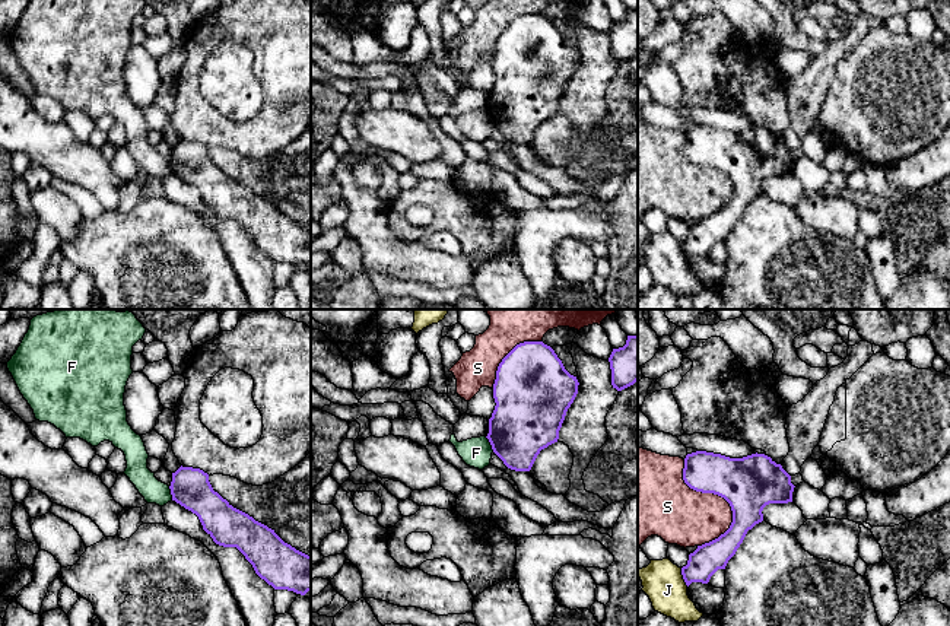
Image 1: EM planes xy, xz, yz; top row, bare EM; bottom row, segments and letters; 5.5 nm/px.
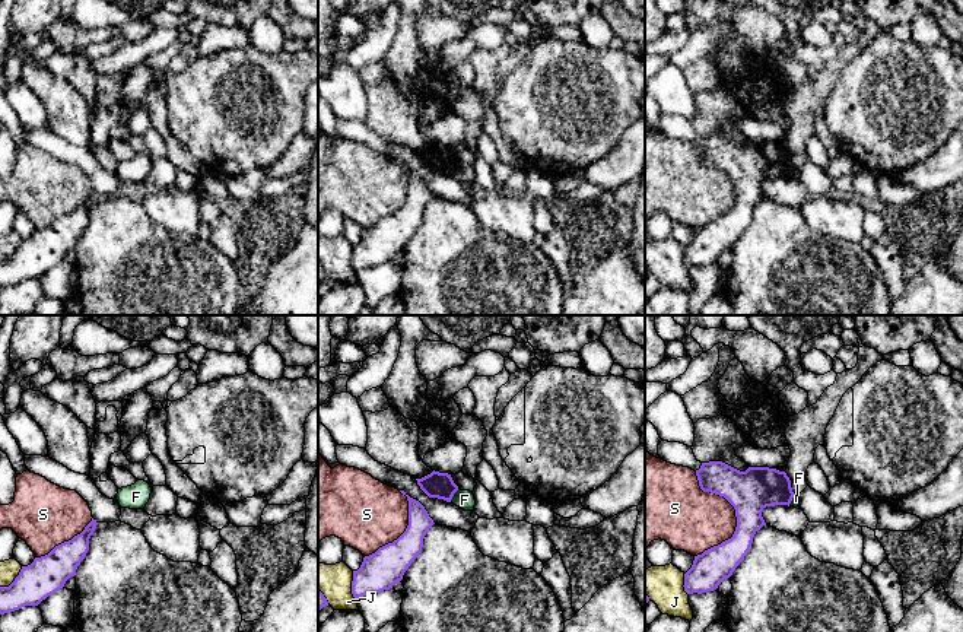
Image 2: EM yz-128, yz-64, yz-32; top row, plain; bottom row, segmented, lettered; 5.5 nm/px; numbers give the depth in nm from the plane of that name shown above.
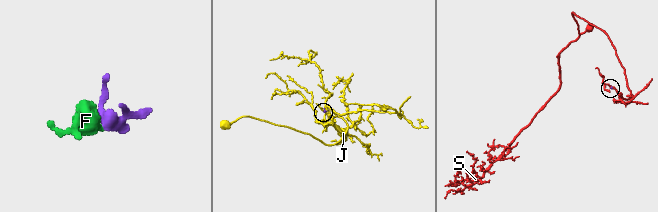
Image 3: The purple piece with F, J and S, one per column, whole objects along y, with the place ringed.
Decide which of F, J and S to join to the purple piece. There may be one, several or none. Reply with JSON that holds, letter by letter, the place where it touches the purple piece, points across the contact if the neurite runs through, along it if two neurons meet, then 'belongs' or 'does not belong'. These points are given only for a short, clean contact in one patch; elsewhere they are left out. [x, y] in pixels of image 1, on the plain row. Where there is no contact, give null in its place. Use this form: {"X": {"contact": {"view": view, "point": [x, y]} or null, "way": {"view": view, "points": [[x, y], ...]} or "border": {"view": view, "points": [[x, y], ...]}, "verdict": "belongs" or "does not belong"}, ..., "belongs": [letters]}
{"F": {"contact": {"view": "xz", "point": [491, 117]}, "border": {"view": "xz", "points": [[485, 110], [493, 124]]}, "verdict": "does not belong"}, "J": {"contact": {"view": "yz", "point": [683, 250]}, "verdict": "does not belong"}, "S": {"contact": {"view": "yz", "point": [721, 169]}, "verdict": "does not belong"}, "belongs": []}

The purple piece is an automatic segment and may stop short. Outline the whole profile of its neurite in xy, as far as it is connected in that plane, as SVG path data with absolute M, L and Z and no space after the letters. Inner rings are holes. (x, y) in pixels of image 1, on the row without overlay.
M179 140L172 146L172 174L196 187L203 203L223 220L236 220L274 263L311 264L311 229L285 216L274 203L233 181L213 163L209 147Z

